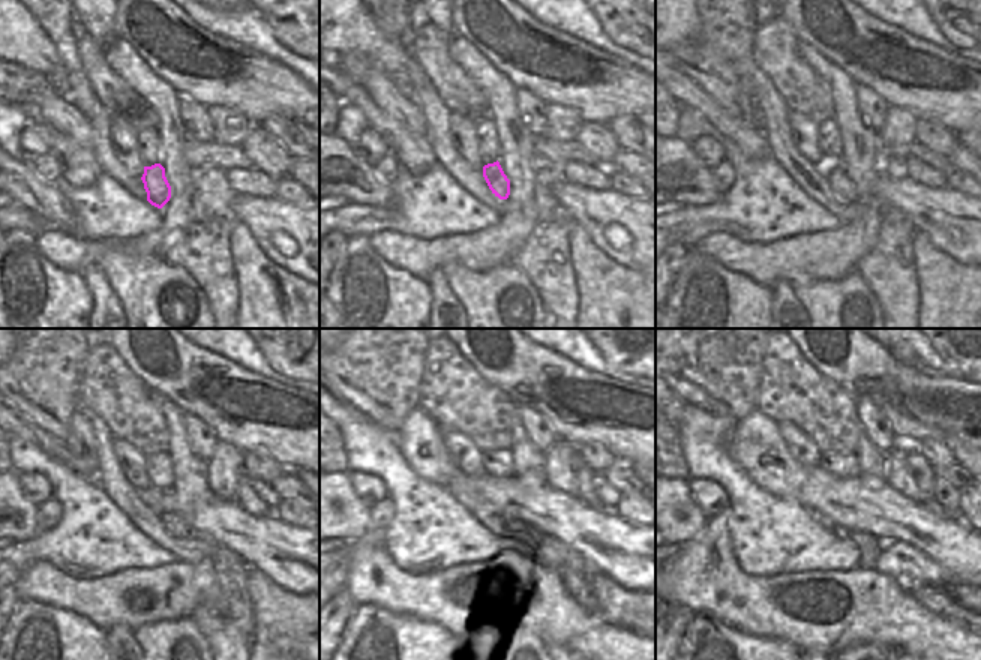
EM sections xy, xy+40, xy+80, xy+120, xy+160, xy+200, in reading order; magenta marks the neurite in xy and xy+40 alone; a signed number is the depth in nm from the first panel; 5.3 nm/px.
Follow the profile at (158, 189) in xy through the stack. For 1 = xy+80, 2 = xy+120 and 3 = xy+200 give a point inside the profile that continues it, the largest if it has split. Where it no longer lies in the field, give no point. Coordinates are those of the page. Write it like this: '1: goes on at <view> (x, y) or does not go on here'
1: goes on at xy+80 (840, 183)
2: goes on at xy+120 (176, 527)
3: goes on at xy+200 (870, 548)

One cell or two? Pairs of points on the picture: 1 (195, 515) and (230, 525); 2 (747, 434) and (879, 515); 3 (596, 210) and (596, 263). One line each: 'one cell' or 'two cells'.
1: one cell
2: one cell
3: two cells

